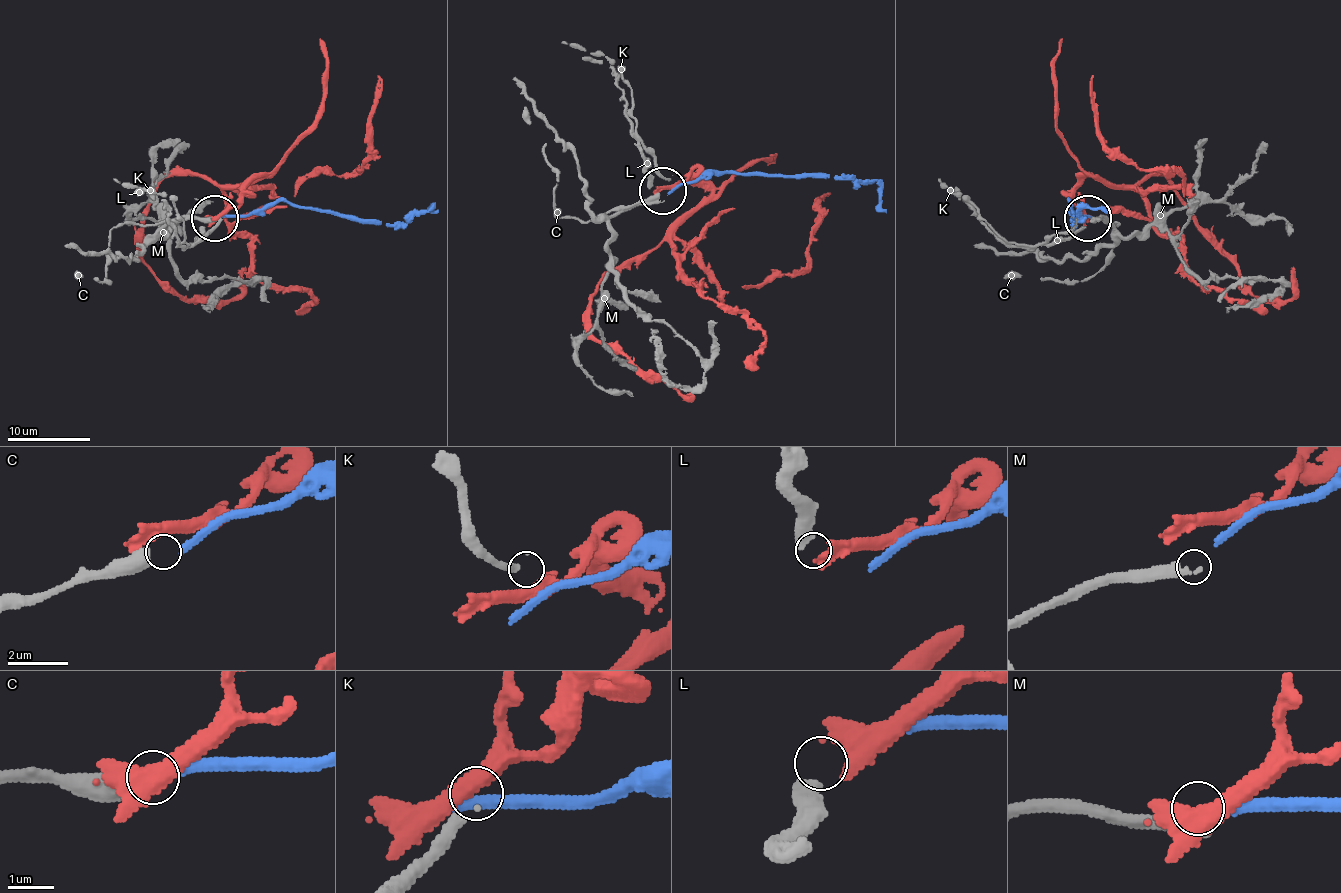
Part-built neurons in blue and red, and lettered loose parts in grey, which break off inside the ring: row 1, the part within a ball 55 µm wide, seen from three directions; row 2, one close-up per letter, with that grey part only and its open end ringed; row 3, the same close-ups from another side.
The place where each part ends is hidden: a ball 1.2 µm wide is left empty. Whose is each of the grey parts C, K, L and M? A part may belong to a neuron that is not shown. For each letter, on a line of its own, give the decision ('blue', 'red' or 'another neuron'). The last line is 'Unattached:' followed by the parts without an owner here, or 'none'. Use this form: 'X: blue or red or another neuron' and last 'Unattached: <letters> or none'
C: blue
K: another neuron
L: red
M: another neuron
Unattached: K, M

